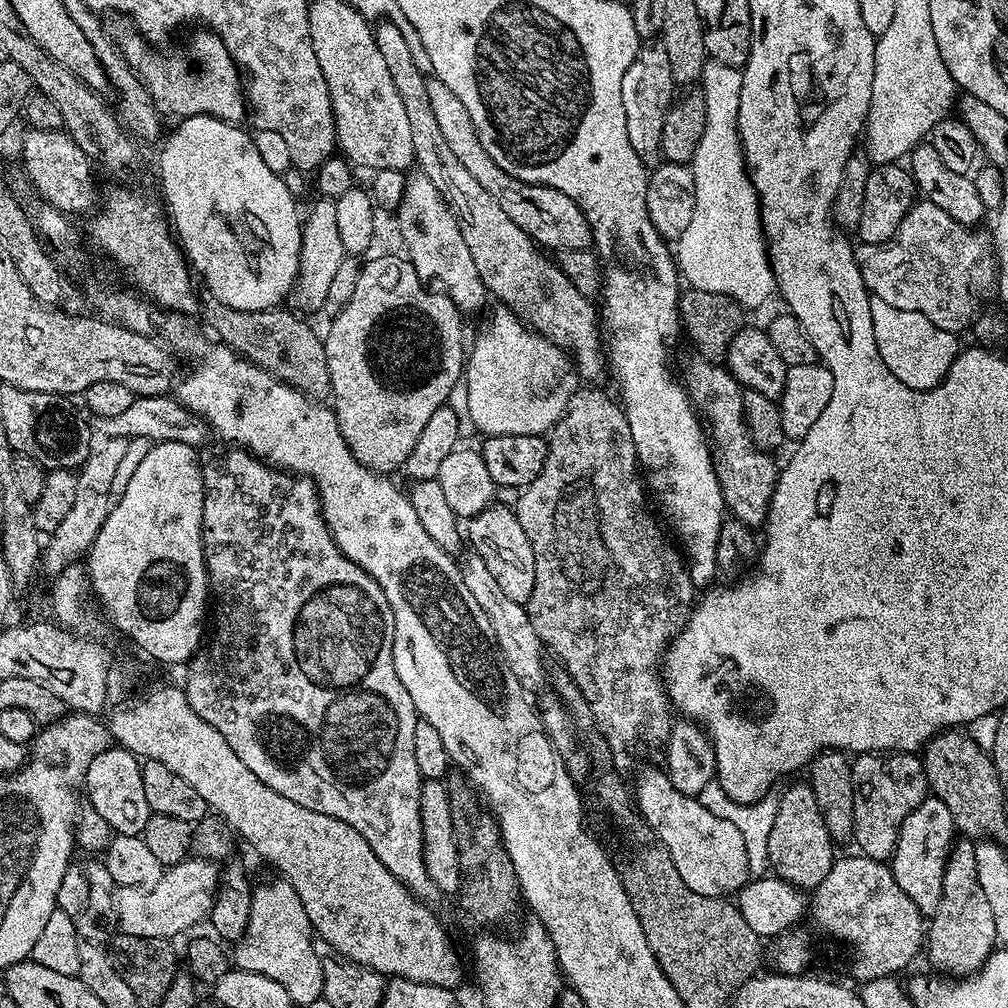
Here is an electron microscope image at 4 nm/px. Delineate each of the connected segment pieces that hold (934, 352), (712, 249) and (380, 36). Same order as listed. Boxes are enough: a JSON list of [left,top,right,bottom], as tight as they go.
[[870,296,962,392],[674,60,776,310],[375,21,606,382]]

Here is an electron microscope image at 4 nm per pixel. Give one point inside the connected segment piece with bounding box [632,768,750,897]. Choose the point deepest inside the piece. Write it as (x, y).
(709, 854)

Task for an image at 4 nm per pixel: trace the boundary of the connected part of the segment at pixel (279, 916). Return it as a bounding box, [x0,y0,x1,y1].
[234,879,324,1006]

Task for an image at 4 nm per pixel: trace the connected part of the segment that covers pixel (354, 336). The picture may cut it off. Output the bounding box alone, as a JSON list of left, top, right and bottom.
[323,255,466,474]

